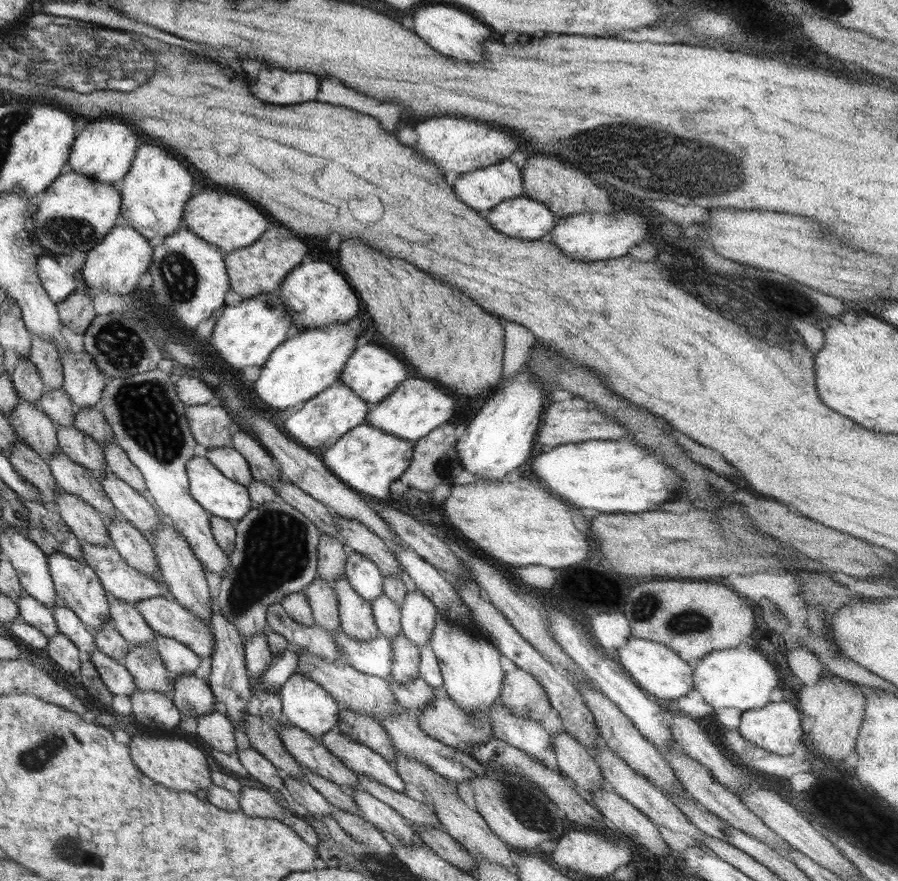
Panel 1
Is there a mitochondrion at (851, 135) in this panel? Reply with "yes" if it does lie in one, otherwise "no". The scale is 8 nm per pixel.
no

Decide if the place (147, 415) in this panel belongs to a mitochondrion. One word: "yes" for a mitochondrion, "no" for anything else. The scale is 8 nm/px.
yes

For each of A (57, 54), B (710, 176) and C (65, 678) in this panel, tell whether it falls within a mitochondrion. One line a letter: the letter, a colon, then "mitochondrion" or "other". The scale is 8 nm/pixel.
A: mitochondrion
B: mitochondrion
C: other

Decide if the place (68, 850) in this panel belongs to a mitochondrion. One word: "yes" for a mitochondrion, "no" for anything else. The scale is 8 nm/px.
yes

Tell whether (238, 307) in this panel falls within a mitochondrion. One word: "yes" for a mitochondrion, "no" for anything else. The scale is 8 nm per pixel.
no

